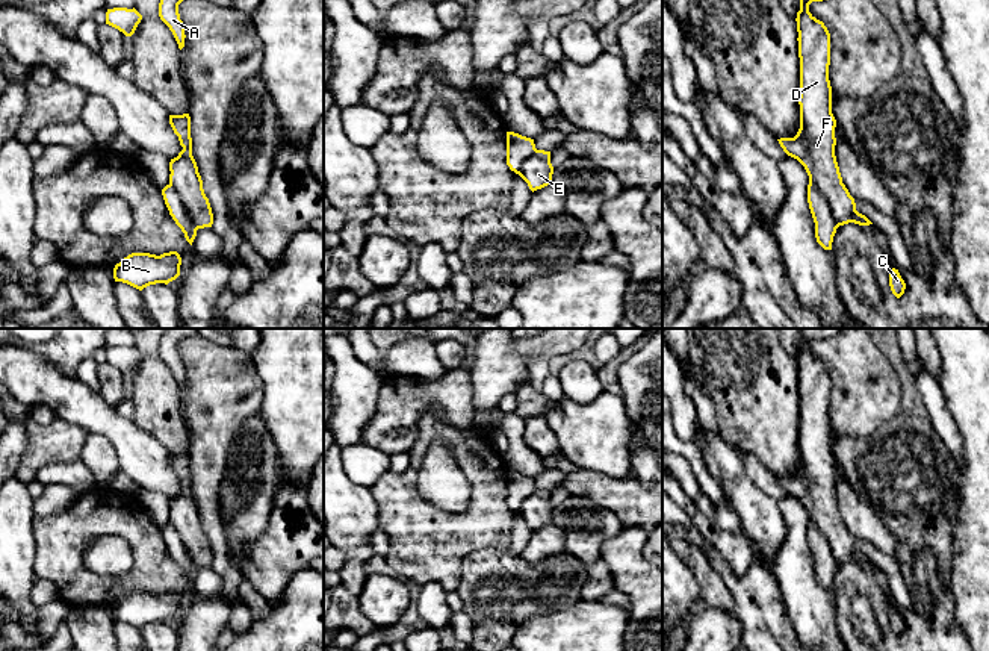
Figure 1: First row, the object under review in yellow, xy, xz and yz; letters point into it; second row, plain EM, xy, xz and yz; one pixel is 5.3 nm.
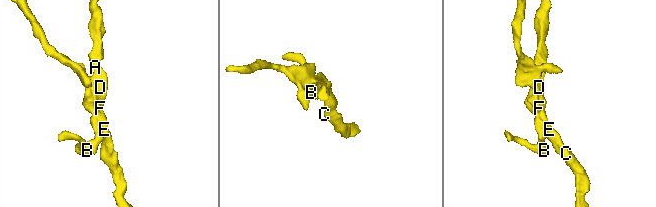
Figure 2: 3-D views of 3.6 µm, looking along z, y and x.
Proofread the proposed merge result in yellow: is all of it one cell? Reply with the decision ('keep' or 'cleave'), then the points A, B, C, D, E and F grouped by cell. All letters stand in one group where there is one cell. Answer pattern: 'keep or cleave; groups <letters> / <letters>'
cleave; groups A C D E F / B

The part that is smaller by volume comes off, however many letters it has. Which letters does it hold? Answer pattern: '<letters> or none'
B

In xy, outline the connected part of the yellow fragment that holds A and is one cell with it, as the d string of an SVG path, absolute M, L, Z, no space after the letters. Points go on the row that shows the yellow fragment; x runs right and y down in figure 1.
M160 0L159 3L159 17L172 32L180 50L184 47L186 38L184 26L178 14L178 5L181 2L183 0Z

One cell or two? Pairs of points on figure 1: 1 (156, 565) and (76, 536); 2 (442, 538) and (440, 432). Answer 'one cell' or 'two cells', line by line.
1: one cell
2: one cell

